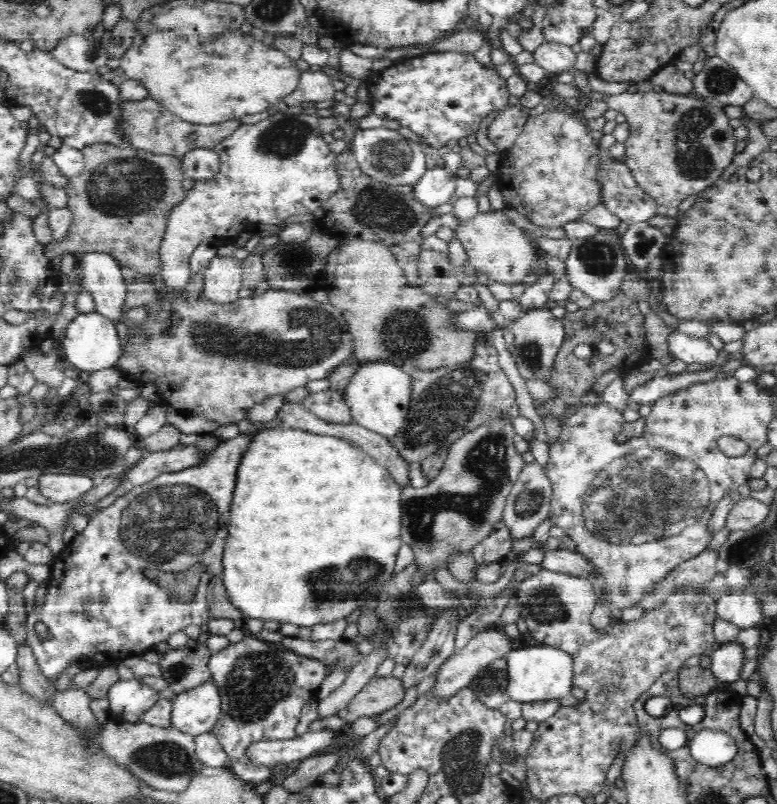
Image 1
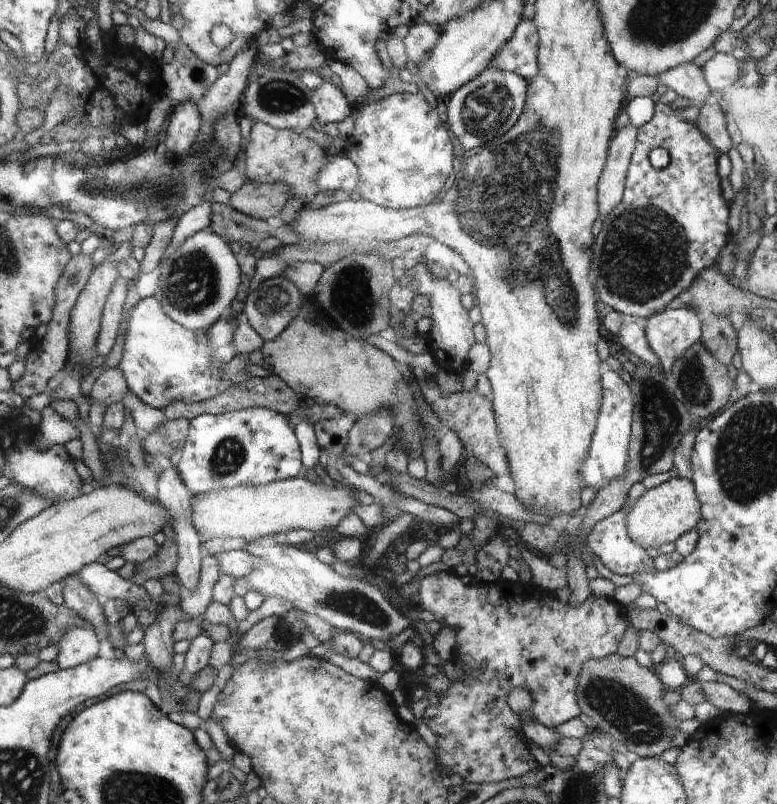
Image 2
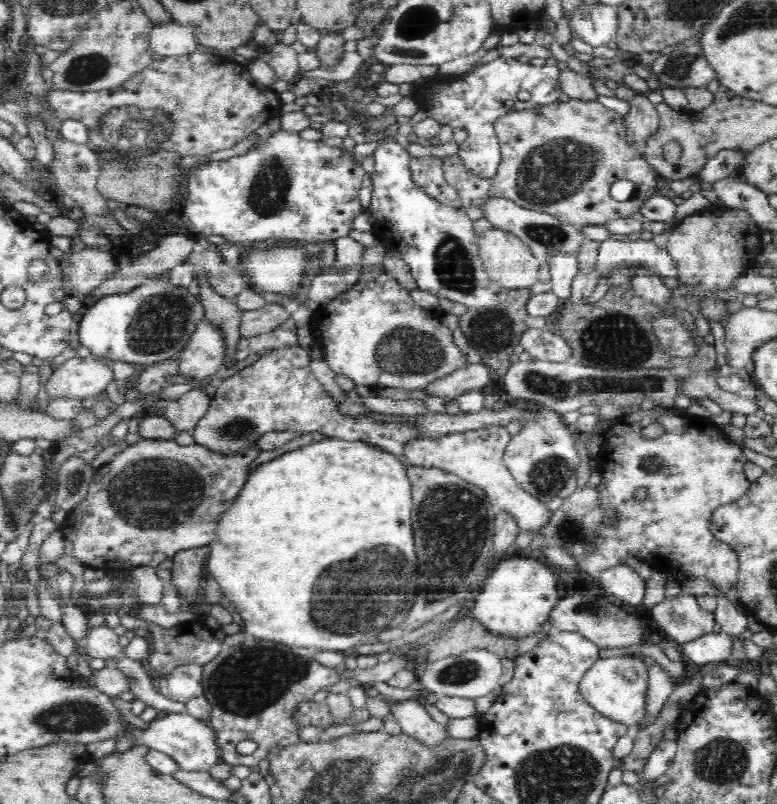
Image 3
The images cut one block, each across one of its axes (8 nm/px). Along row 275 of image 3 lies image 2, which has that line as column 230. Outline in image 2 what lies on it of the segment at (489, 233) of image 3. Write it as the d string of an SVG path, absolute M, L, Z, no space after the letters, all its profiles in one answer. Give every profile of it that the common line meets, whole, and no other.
M303 475L294 479L275 481L268 485L241 485L238 487L225 487L214 489L210 493L196 495L193 498L193 524L197 527L198 533L207 540L214 538L242 538L245 541L258 538L287 533L295 529L307 529L308 531L319 532L323 528L338 526L340 520L353 512L354 504L358 501L353 494L345 489L337 489L335 486L326 486L323 482L310 481Z

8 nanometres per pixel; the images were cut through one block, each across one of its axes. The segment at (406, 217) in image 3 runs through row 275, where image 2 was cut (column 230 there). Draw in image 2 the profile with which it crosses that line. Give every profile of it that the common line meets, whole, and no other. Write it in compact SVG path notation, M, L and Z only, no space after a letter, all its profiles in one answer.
M250 408L192 420L189 438L179 463L185 484L195 495L241 485L268 485L302 475L298 440L285 414Z

